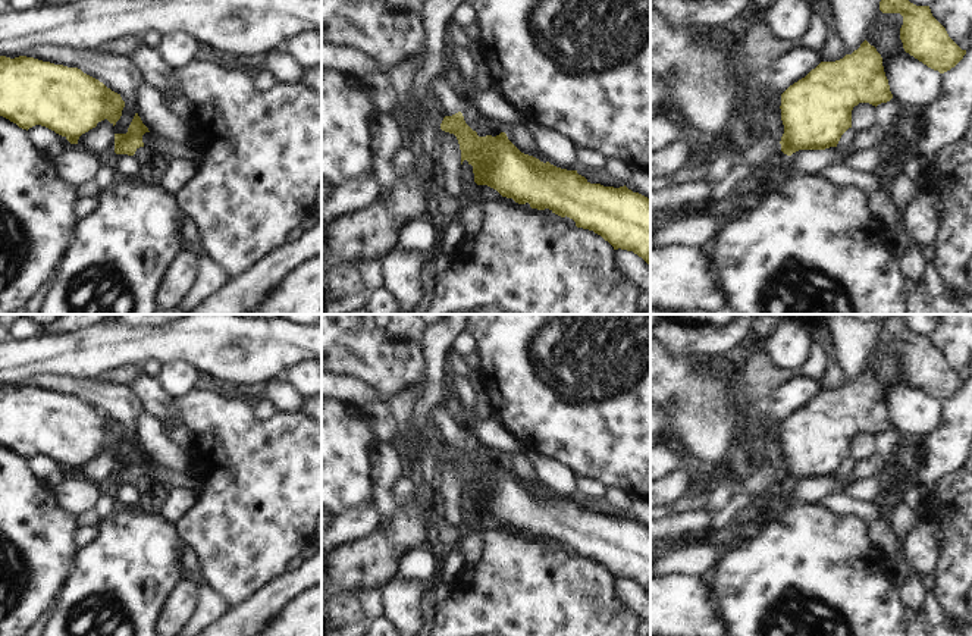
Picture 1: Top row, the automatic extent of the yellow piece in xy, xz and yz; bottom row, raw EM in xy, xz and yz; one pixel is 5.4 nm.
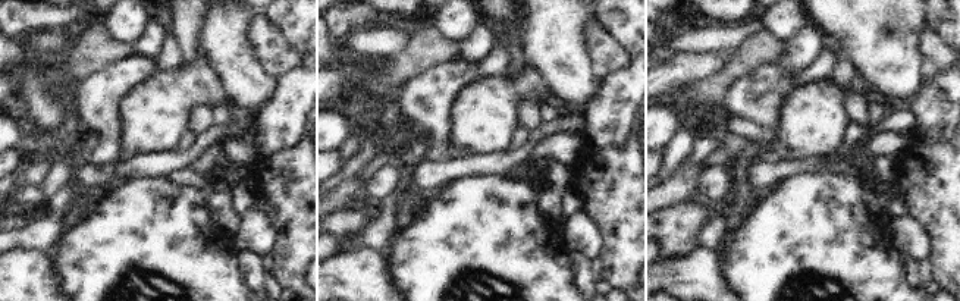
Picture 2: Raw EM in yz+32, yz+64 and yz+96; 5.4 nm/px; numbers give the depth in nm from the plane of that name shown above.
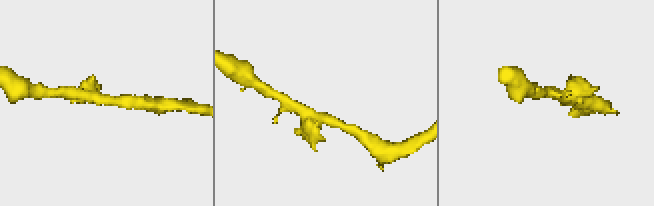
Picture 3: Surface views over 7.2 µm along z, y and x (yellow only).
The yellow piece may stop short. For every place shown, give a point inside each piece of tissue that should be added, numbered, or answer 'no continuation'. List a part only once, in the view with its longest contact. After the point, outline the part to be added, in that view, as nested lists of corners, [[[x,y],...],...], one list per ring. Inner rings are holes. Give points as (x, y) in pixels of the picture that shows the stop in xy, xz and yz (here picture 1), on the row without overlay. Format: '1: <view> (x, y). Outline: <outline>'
no continuation.

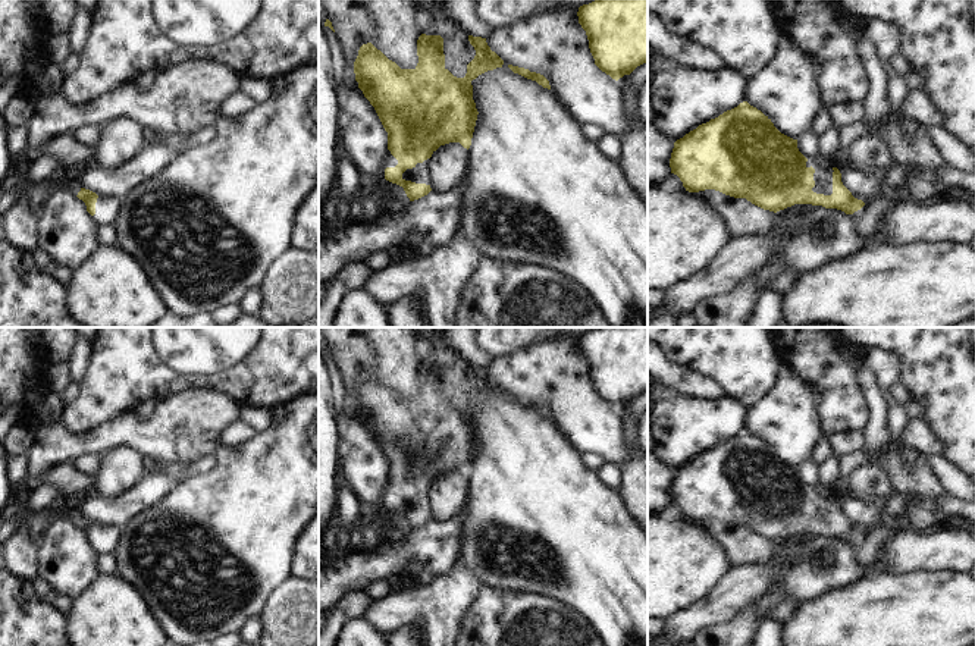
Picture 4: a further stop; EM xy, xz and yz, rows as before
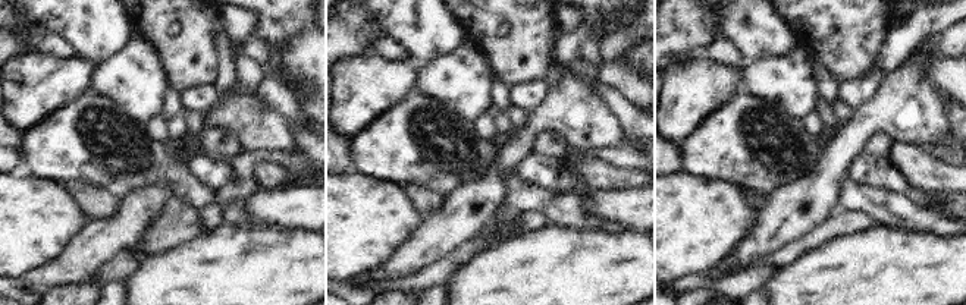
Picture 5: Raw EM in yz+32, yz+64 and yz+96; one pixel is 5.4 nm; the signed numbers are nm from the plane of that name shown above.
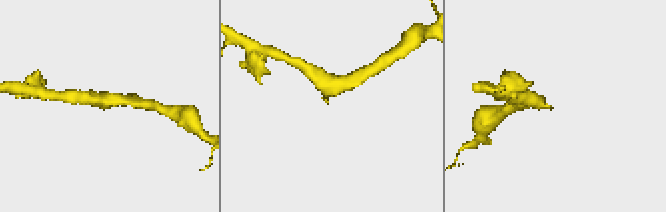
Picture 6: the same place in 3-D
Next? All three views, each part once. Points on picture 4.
1: xy (106, 536). Outline: [[[98,524],[93,549],[97,554],[113,554],[120,537],[120,527]]]

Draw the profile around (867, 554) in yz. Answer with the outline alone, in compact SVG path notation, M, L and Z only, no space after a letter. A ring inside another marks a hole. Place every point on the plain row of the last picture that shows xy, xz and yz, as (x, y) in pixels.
M882 526L875 527L865 533L863 542L856 549L856 558L865 568L871 568L882 546L893 540L903 529L885 529Z

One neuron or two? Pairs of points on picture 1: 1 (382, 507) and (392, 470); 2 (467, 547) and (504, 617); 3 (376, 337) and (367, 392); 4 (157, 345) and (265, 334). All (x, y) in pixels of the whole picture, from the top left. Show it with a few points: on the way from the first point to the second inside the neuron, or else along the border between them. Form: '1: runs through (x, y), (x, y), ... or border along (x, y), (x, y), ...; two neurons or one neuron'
1: runs through (382, 498), (383, 479); one neuron
2: border along (482, 532), (482, 554), (474, 563), (466, 566); two neurons
3: border along (336, 373), (370, 385), (376, 395); two neurons
4: runs through (184, 340), (238, 338); one neuron

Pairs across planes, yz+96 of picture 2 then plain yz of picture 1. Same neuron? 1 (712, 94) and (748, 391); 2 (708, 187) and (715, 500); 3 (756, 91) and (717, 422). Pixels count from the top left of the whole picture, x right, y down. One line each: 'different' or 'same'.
1: same
2: same
3: different

